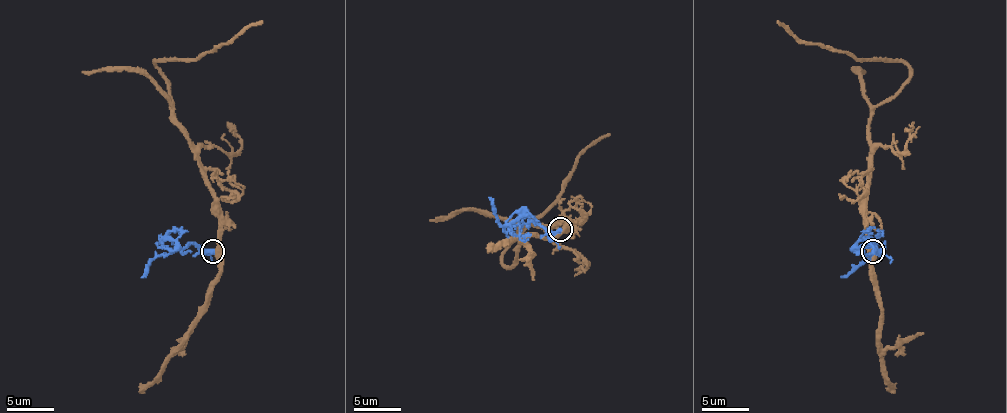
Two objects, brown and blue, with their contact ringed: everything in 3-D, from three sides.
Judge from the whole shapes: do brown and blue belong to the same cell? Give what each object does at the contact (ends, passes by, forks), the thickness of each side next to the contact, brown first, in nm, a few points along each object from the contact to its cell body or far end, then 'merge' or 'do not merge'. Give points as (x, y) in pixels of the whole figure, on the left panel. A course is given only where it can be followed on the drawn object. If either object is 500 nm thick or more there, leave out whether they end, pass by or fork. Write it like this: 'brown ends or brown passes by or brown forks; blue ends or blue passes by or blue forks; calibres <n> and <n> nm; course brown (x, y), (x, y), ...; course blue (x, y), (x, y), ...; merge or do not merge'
brown passes by; blue ends; calibres 440 and 380 nm; course brown (214, 252), (219, 233), (219, 205), (198, 153), (177, 118), (167, 80), (156, 61), (198, 59), (261, 21); course blue (212, 252), (198, 249), (193, 245), (174, 249), (156, 257), (141, 278); merge

